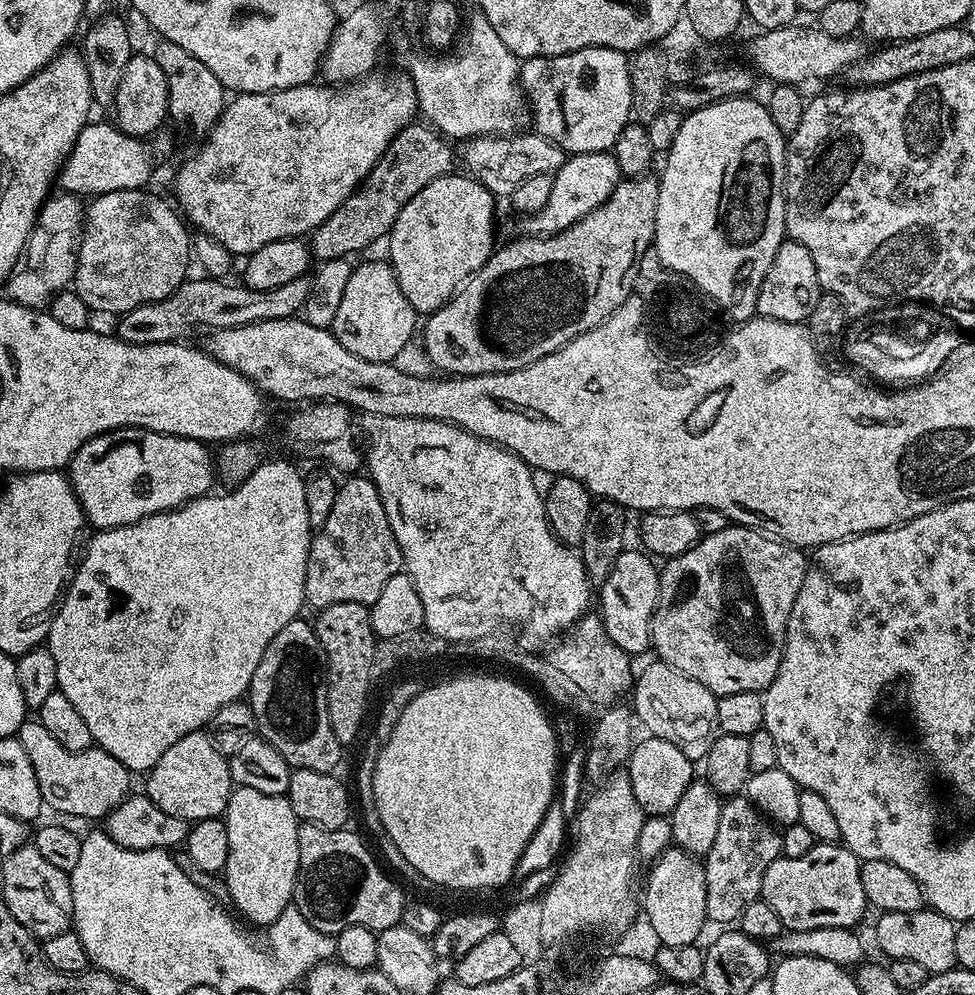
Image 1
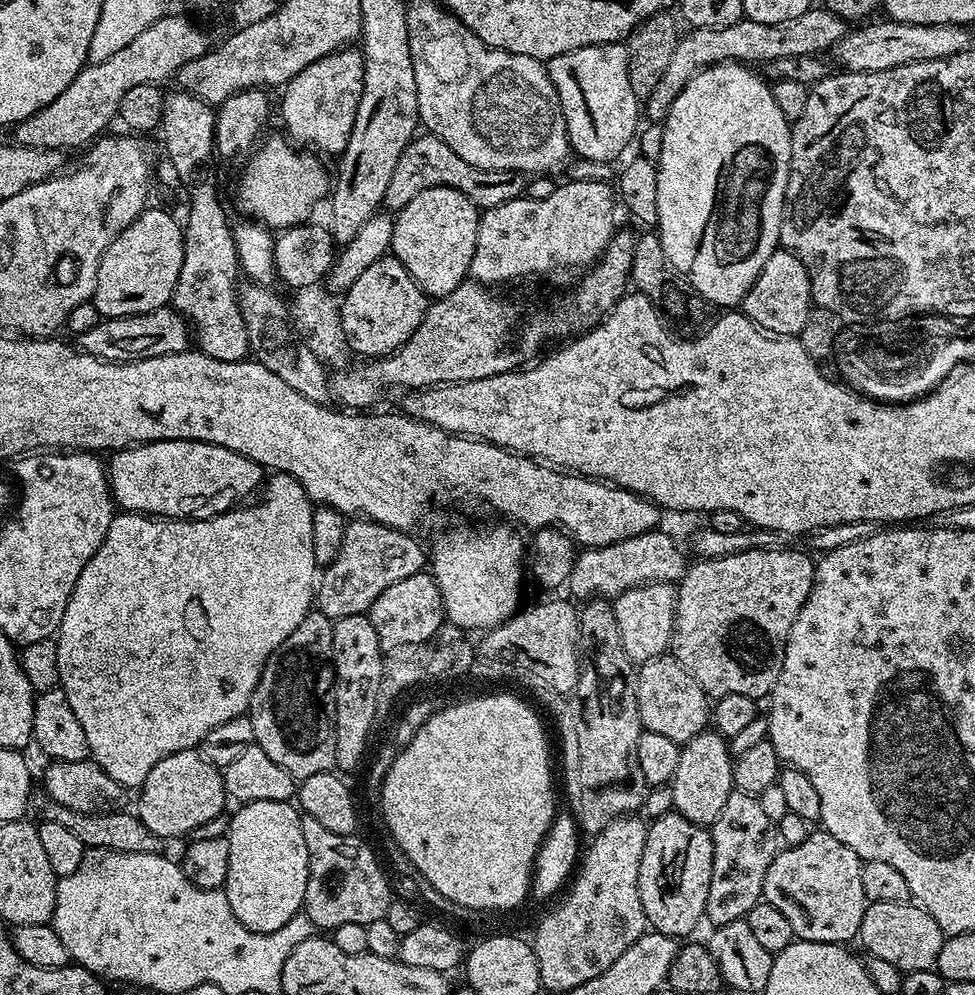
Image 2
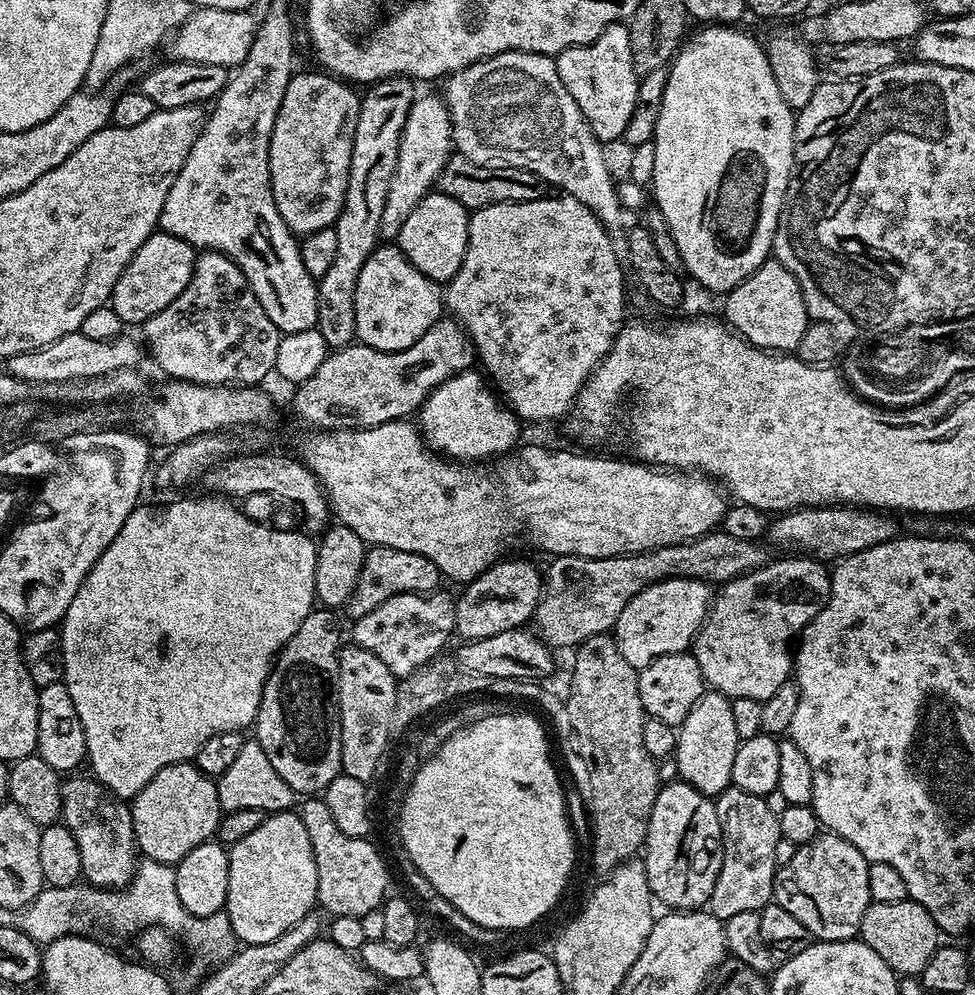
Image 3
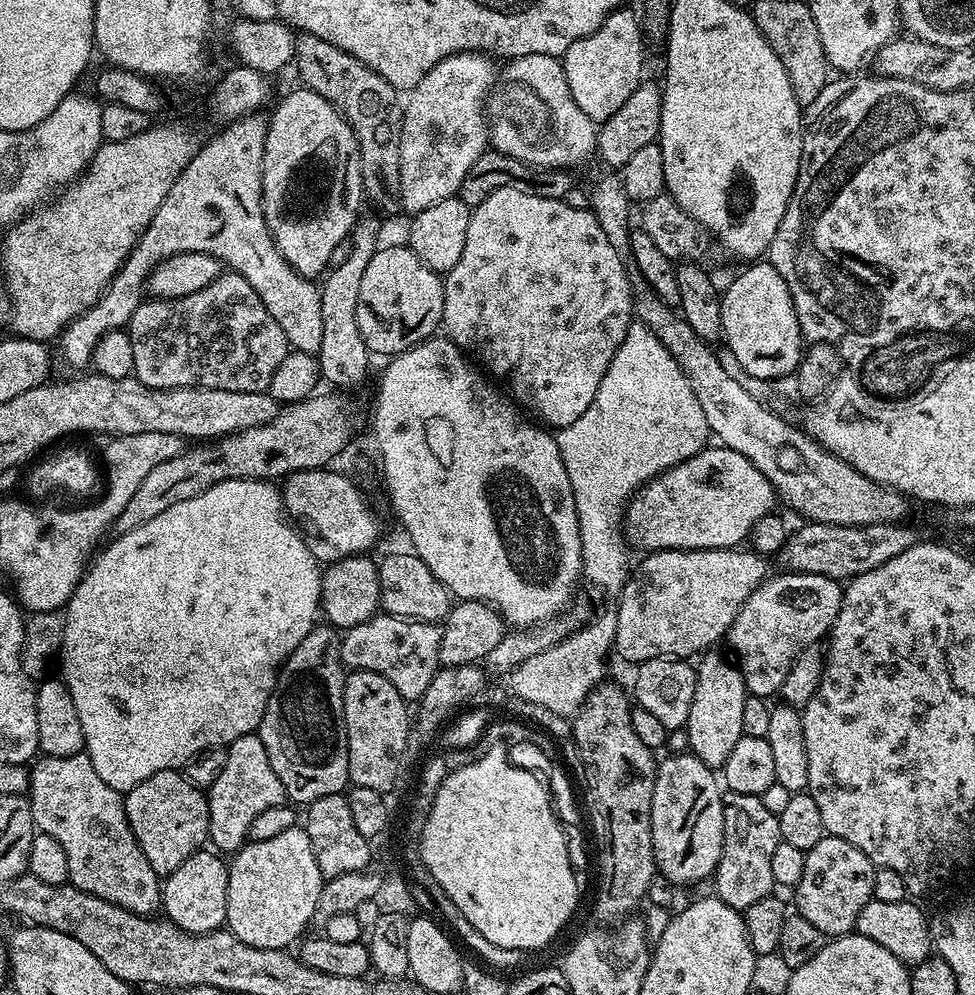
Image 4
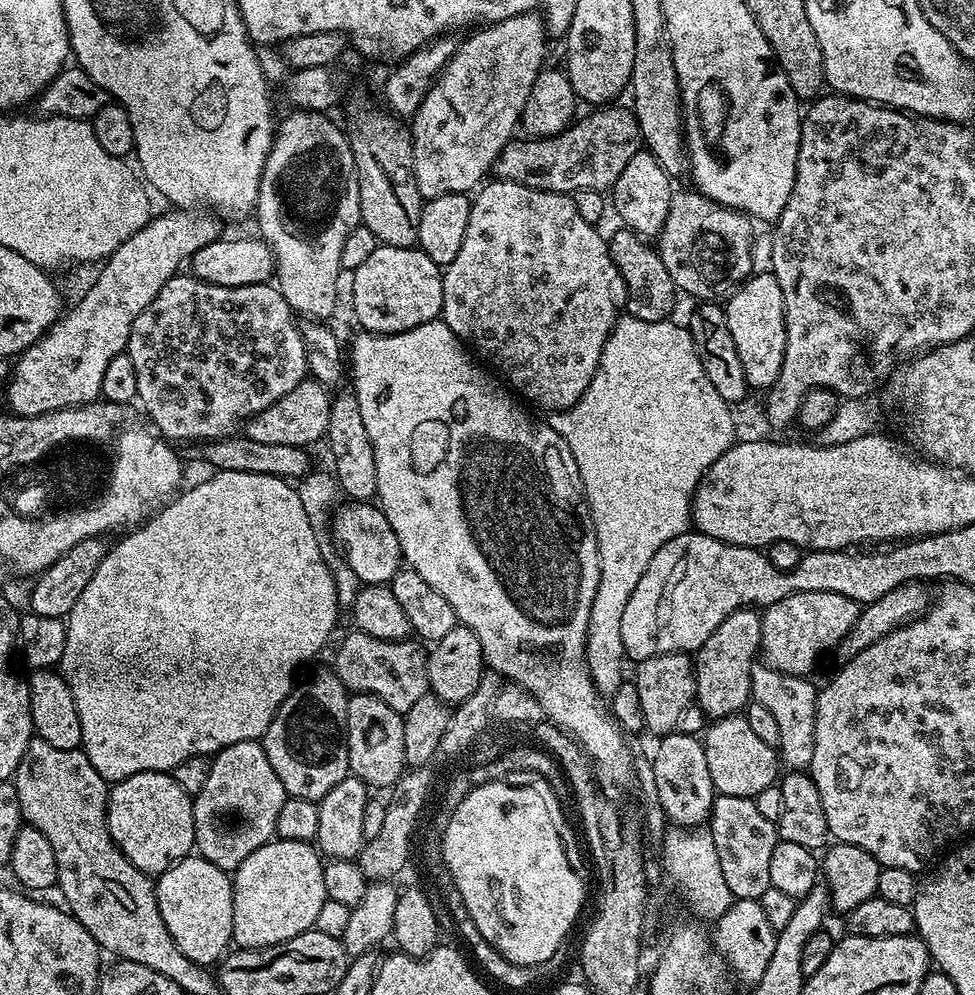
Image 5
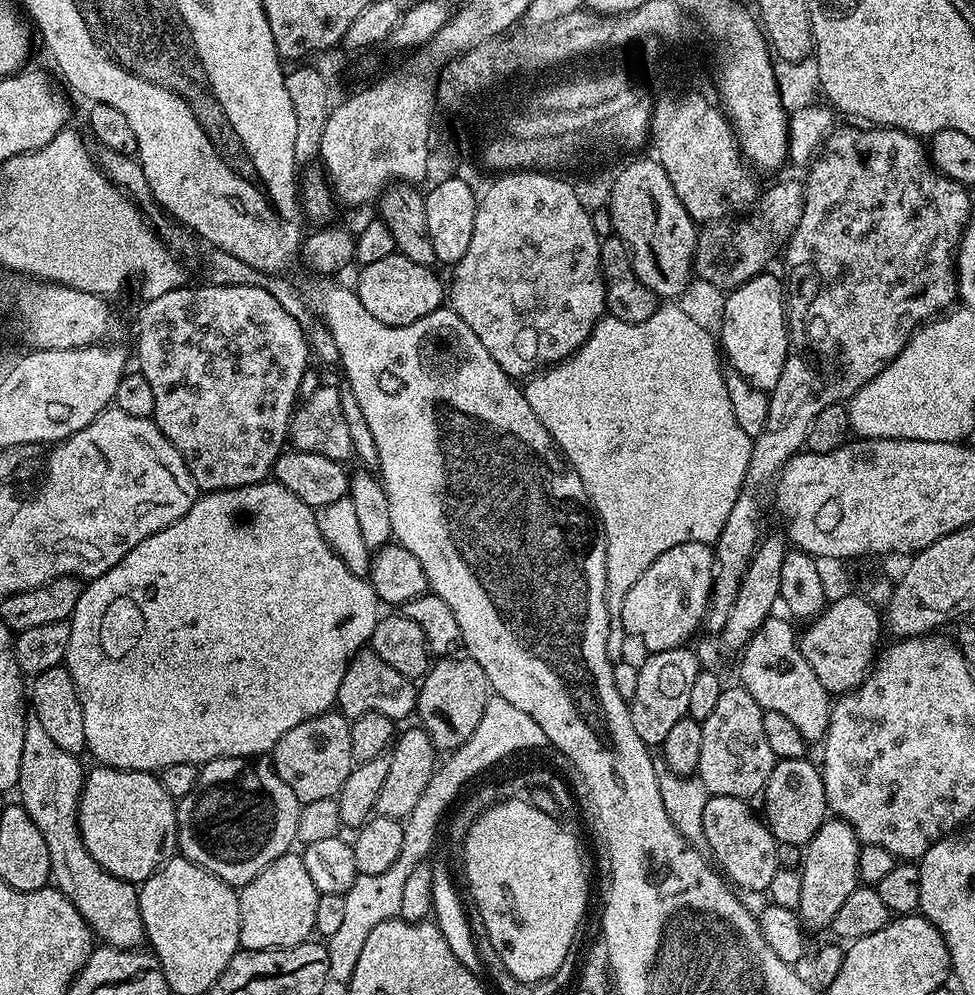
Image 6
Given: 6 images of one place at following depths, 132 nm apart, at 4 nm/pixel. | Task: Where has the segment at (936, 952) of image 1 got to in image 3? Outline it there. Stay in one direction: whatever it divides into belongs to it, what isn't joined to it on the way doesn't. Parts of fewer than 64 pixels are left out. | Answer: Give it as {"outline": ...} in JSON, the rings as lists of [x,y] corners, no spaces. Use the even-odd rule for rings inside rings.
{"outline":[[[906,899],[902,902],[882,902],[881,904],[873,902],[869,904],[866,914],[862,914],[859,939],[863,940],[866,946],[870,946],[870,950],[874,950],[874,954],[878,954],[878,958],[882,958],[882,962],[886,962],[886,966],[890,966],[890,970],[894,970],[897,977],[919,977],[920,972],[926,970],[926,962],[930,962],[934,950],[940,947],[942,933],[934,922],[934,918],[930,918],[930,914],[921,904]]]}

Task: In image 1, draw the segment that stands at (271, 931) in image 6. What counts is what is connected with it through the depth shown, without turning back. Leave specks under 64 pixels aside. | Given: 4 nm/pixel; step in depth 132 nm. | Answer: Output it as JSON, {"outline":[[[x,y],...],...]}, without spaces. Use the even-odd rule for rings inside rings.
{"outline":[[[239,786],[233,787],[229,794],[222,819],[226,834],[230,834],[230,858],[226,858],[222,877],[229,887],[231,905],[234,908],[236,906],[254,924],[272,924],[278,914],[289,908],[294,900],[298,874],[298,830],[301,821],[297,820],[287,795],[262,794],[258,790]]]}

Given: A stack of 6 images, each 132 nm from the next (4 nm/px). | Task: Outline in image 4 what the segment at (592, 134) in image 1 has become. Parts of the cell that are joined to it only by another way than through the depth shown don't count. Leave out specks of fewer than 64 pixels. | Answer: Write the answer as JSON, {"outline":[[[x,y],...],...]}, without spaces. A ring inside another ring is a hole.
{"outline":[[[625,6],[611,12],[590,35],[583,36],[578,42],[571,44],[562,57],[566,82],[570,86],[570,94],[574,94],[574,102],[578,102],[582,114],[586,114],[591,120],[597,122],[606,121],[610,118],[610,114],[615,114],[622,106],[622,102],[626,102],[626,98],[630,98],[630,94],[634,94],[634,90],[645,75],[644,48],[646,48],[646,41],[641,33],[641,21],[638,19],[637,13],[632,13],[630,8]]]}

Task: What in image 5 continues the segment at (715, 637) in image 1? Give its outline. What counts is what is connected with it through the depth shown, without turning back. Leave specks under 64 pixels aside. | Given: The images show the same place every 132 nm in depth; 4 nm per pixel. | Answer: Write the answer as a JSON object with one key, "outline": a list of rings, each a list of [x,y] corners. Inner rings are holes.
{"outline":[[[795,592],[767,605],[760,617],[759,655],[763,663],[791,676],[807,677],[816,668],[820,655],[832,650],[860,616],[861,605],[833,592]]]}

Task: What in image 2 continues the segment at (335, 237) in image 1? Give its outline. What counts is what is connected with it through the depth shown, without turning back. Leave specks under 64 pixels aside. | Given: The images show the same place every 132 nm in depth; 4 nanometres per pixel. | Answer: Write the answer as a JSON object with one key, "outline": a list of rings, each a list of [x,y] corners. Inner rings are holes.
{"outline":[[[417,134],[406,146],[402,158],[398,158],[394,178],[390,178],[390,186],[386,186],[383,207],[399,210],[407,206],[410,198],[418,198],[422,190],[453,188],[466,194],[466,198],[470,198],[470,202],[474,202],[481,210],[497,208],[500,204],[517,199],[525,191],[525,185],[525,177],[519,172],[495,172],[470,166],[470,162],[458,158],[458,154],[454,154],[454,150],[450,150],[450,146],[442,142],[442,138],[431,134]]]}

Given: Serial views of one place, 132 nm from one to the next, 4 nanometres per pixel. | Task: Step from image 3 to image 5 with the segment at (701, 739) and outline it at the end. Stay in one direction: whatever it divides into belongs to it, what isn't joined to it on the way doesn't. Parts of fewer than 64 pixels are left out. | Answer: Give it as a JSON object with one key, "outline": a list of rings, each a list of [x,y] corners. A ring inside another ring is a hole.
{"outline":[[[755,607],[739,608],[694,654],[696,666],[695,703],[708,718],[721,720],[724,716],[743,713],[752,700],[752,670],[760,650],[761,613]]]}

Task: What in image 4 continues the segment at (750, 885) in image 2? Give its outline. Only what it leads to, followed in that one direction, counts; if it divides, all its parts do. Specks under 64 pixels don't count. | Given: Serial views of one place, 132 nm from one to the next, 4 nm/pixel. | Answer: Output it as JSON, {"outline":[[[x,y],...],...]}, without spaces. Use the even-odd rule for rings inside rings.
{"outline":[[[725,791],[724,845],[714,873],[714,895],[743,914],[754,902],[773,895],[776,884],[776,851],[782,848],[780,817],[762,806],[759,796]]]}

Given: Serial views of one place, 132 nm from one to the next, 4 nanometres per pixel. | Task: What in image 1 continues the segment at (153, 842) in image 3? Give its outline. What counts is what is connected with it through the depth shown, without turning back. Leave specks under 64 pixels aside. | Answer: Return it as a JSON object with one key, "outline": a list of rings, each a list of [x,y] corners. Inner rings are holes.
{"outline":[[[201,730],[186,734],[186,738],[178,738],[162,758],[153,766],[152,771],[147,773],[148,788],[146,795],[161,810],[166,810],[166,814],[174,814],[174,818],[182,818],[189,822],[205,820],[206,818],[223,817],[226,806],[228,805],[228,796],[233,790],[232,775],[228,769],[229,757],[223,756],[214,746],[211,735],[207,731]]]}

